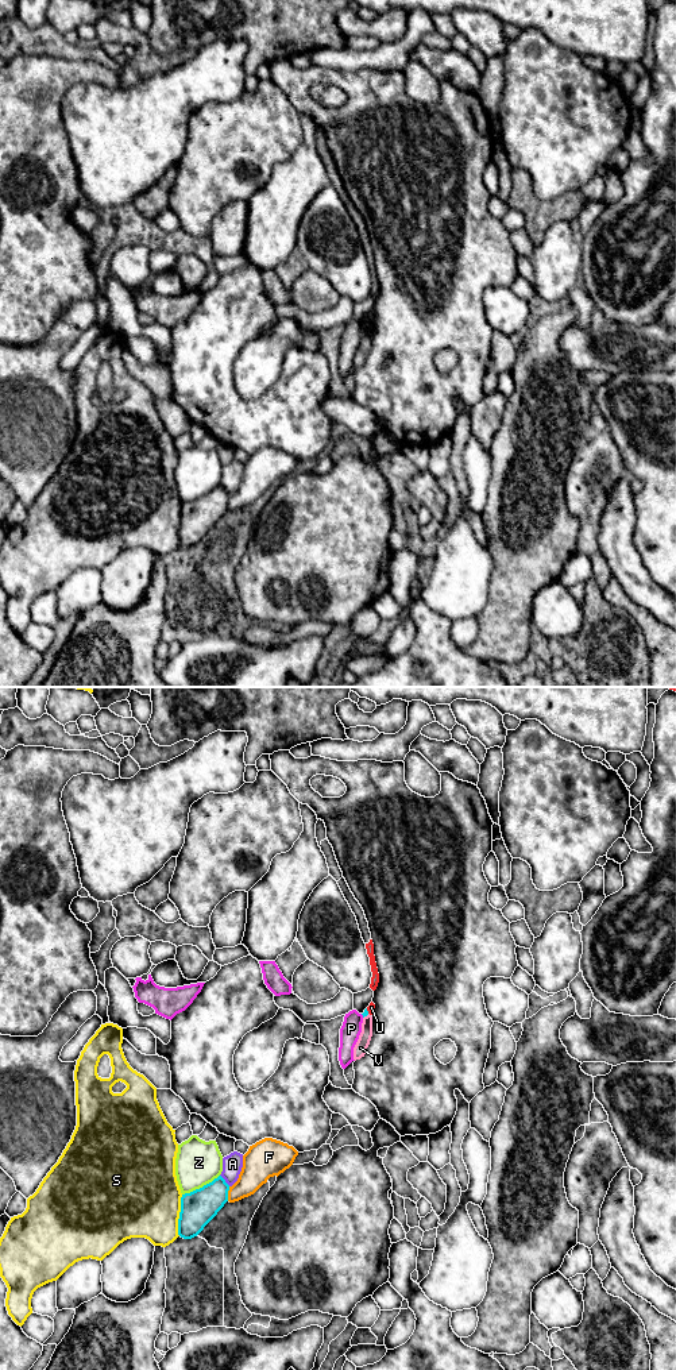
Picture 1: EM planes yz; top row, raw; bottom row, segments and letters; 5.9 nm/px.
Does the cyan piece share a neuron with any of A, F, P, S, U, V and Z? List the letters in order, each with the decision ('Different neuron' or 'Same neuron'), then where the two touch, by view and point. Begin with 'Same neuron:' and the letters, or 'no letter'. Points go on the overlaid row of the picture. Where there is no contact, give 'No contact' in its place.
Same neuron: no letter
A: Different neuron. Touches cyan at yz (224, 1180)
F: Different neuron. Touches cyan at yz (227, 1193)
P: Different neuron. Touches cyan at yz (362, 1014)
S: Different neuron. Touches cyan at yz (180, 1215)
U: Different neuron. Touches cyan at yz (367, 1011)
V: Different neuron. Touches cyan at yz (366, 1015)
Z: Different neuron. Touches cyan at yz (200, 1188)

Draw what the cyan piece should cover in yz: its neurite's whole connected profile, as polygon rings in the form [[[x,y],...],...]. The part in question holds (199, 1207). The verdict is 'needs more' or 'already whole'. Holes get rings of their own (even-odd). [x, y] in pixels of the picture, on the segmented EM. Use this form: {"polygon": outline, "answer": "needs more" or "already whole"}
{"polygon": [[[219,1176],[212,1182],[181,1197],[178,1235],[197,1236],[228,1201],[229,1185]]], "answer": "already whole"}

